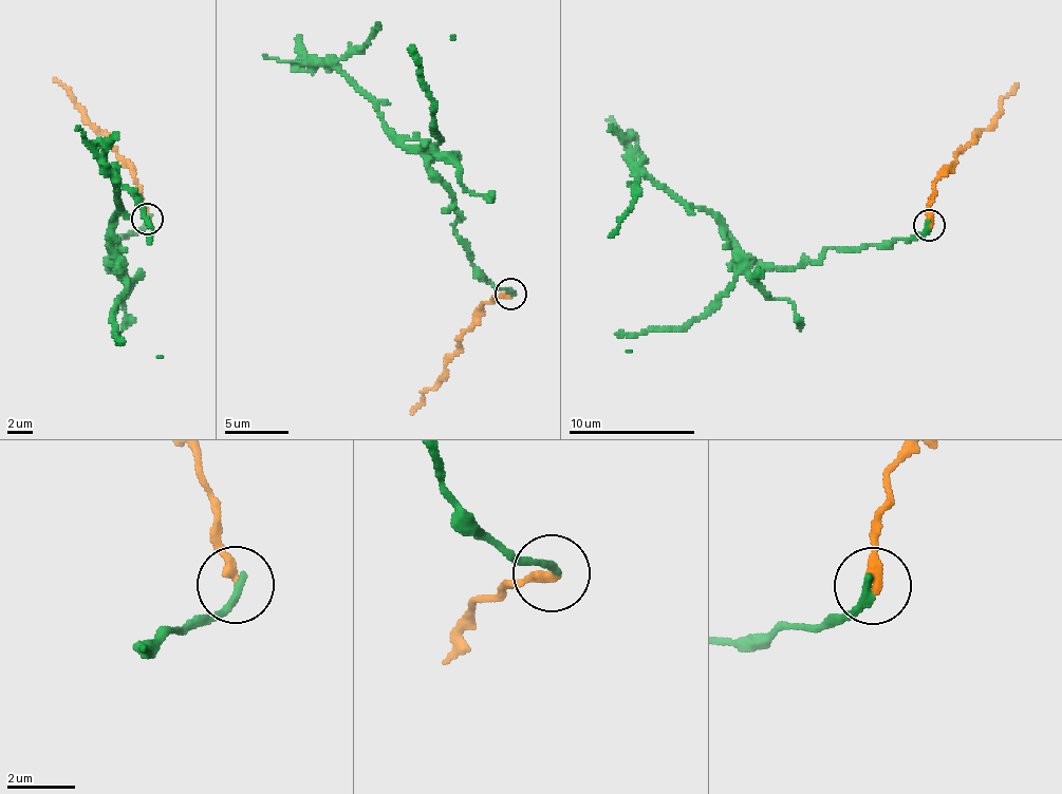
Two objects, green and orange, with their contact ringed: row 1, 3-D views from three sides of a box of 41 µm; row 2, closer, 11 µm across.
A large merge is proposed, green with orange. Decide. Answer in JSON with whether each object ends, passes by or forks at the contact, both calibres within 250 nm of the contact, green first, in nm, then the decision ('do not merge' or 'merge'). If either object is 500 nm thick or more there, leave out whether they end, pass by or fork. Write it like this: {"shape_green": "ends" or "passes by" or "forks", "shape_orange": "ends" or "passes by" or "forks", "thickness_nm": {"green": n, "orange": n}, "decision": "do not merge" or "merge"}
{"shape_green": "ends", "shape_orange": "ends", "thickness_nm": {"green": 260, "orange": 300}, "decision": "do not merge"}

